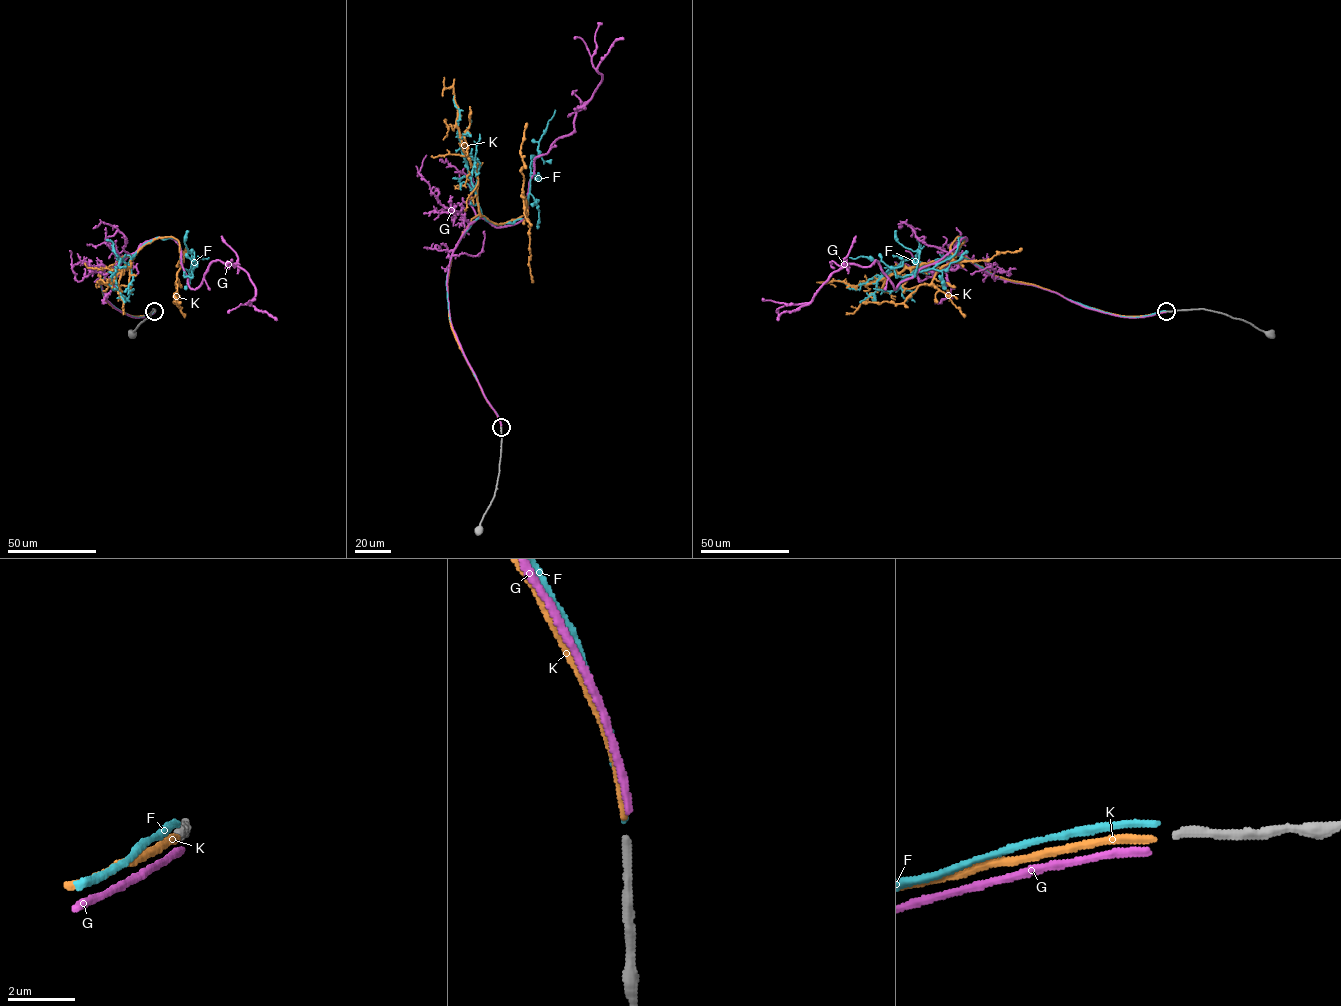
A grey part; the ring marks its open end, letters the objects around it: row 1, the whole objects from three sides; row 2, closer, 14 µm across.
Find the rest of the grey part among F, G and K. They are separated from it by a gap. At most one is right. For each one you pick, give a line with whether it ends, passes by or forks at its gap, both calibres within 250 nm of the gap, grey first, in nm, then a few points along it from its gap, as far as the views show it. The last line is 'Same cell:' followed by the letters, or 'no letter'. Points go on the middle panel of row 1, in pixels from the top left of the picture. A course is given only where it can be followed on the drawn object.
K: it ends; calibres 280 and 240 nm; course (501, 426), (451, 329), (447, 278), (472, 218), (501, 224), (527, 213), (526, 123)
Same cell: K

